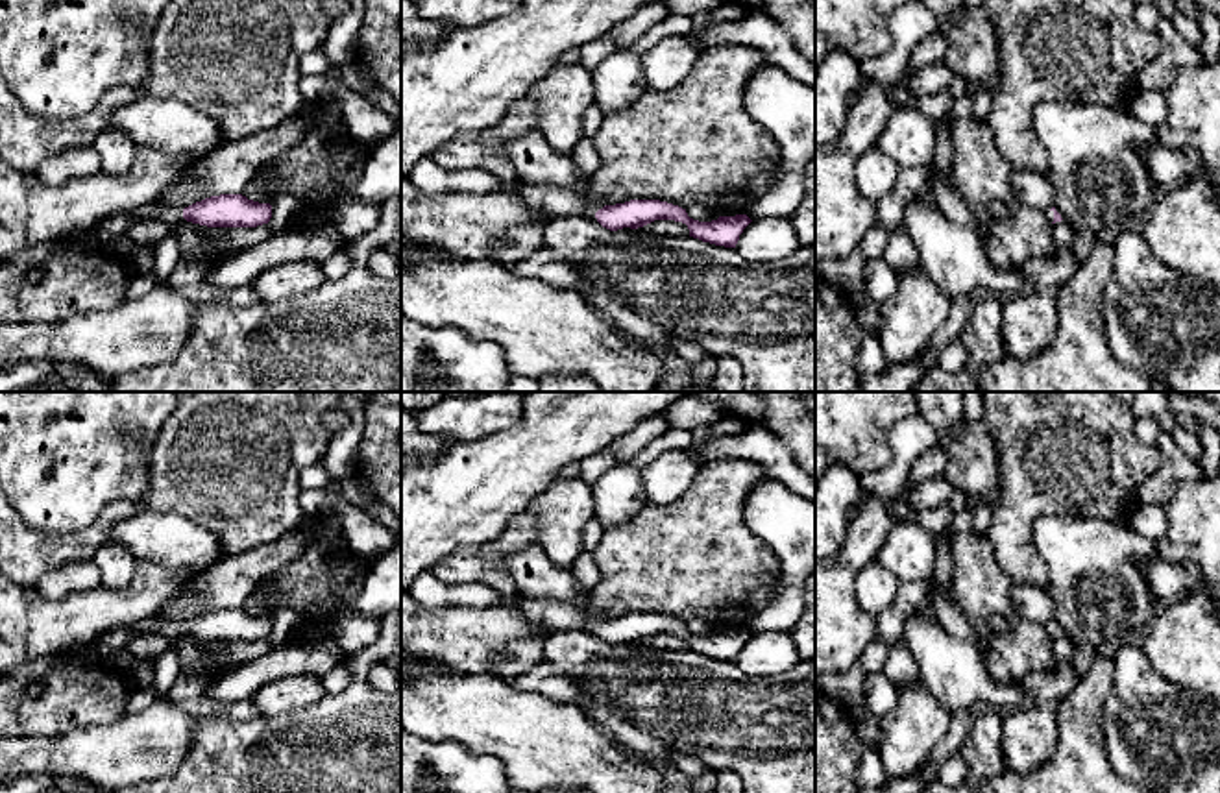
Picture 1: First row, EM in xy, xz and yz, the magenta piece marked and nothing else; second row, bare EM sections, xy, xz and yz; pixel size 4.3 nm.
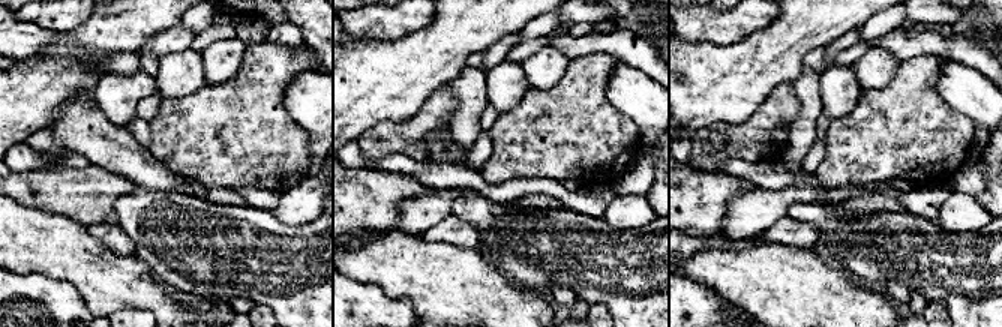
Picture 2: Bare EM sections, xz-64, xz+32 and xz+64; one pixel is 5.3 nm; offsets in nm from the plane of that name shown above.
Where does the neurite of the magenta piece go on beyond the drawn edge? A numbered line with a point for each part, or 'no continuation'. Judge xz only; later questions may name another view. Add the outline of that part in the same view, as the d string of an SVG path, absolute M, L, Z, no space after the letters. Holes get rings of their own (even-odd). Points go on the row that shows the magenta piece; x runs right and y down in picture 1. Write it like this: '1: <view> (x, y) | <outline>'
1: xz (426, 174) | M431 157L412 165L407 179L425 194L488 194L497 190L514 190L521 201L536 211L545 211L553 218L582 214L595 218L595 211L588 209L577 196L549 185L505 183L486 170L445 170Z

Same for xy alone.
1: xy (115, 226) | M155 201L144 203L131 211L113 213L91 226L94 238L102 248L116 238L128 237L133 224L157 220L174 226L183 218L183 211L176 207L159 205Z

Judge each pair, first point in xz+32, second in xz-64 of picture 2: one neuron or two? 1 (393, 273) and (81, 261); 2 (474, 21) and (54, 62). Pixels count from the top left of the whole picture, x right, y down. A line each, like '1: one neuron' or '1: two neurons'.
1: one neuron
2: one neuron

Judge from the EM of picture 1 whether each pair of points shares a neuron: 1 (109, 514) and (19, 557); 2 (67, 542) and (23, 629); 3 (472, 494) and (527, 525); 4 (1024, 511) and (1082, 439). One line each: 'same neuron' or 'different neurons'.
1: same neuron
2: different neurons
3: different neurons
4: same neuron

